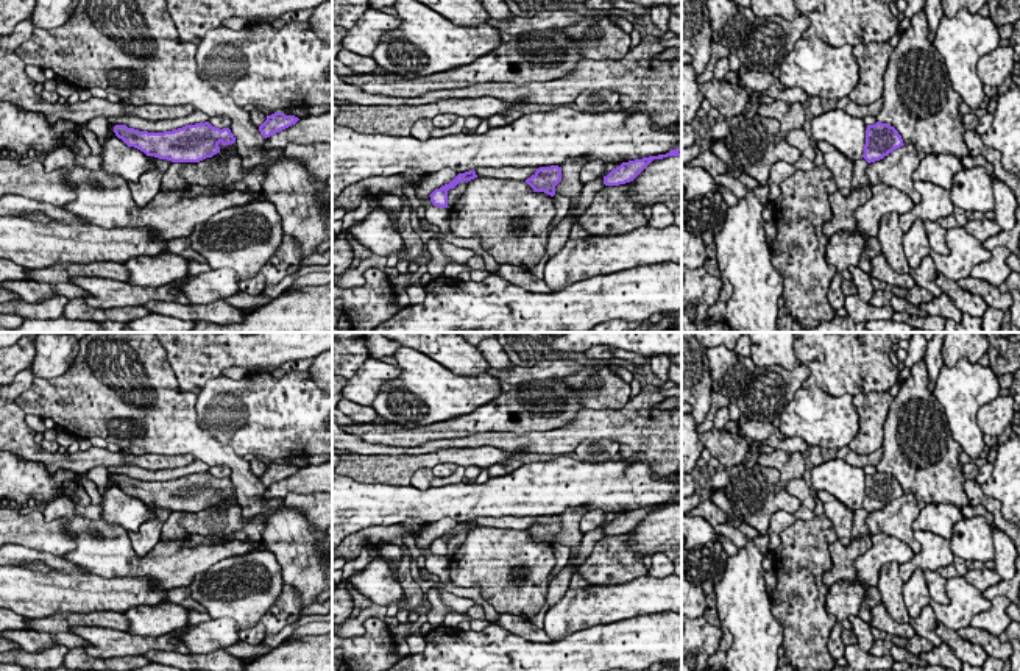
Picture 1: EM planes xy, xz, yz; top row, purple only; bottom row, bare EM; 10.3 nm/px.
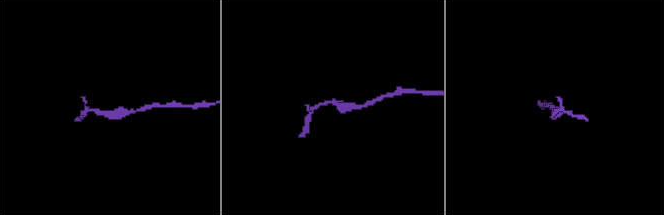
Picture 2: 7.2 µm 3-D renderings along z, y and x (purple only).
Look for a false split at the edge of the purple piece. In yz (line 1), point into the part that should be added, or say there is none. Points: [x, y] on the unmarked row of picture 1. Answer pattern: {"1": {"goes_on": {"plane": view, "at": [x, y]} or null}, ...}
{"1": {"goes_on": null}}

